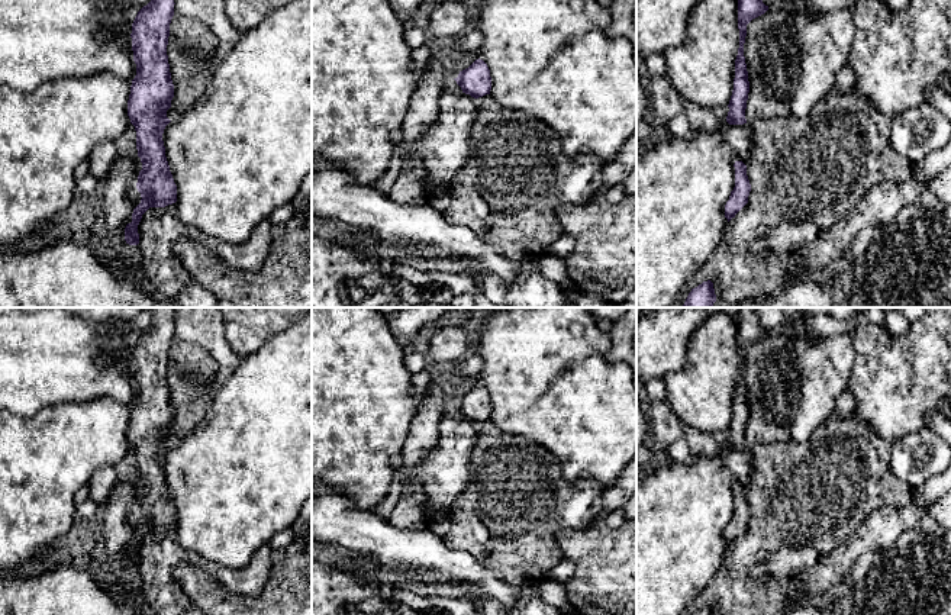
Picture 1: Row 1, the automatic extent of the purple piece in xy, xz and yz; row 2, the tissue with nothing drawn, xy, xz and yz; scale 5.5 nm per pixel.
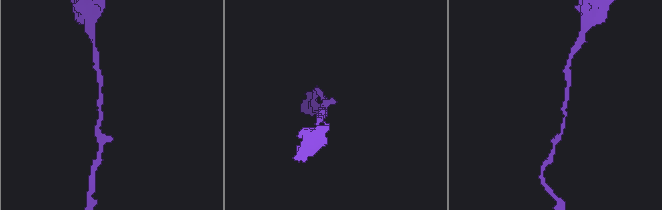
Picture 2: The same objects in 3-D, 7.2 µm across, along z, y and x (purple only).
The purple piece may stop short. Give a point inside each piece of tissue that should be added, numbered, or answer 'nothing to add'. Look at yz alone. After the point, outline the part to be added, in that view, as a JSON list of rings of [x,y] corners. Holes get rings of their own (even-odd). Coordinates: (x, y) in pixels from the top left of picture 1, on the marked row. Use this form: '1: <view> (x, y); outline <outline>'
nothing to add

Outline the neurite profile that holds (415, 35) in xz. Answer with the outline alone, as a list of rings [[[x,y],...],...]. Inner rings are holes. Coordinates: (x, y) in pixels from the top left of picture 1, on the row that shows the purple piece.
[[[420,20],[406,25],[404,42],[413,49],[429,41],[429,33]]]

